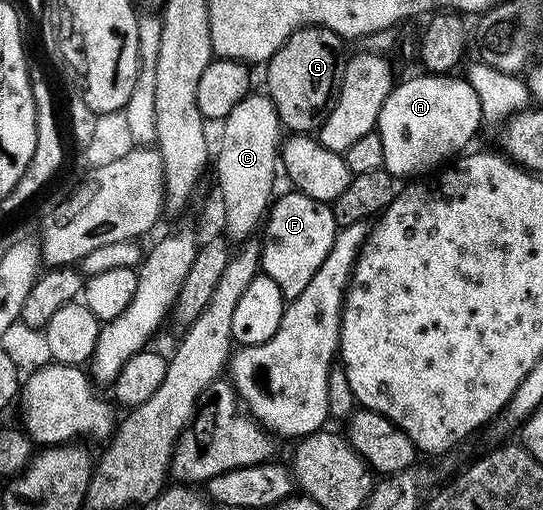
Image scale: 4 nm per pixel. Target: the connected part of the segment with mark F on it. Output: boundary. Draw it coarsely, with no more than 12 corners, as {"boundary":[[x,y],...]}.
{"boundary":[[280,192],[265,216],[262,276],[301,295],[337,232],[328,202]]}

